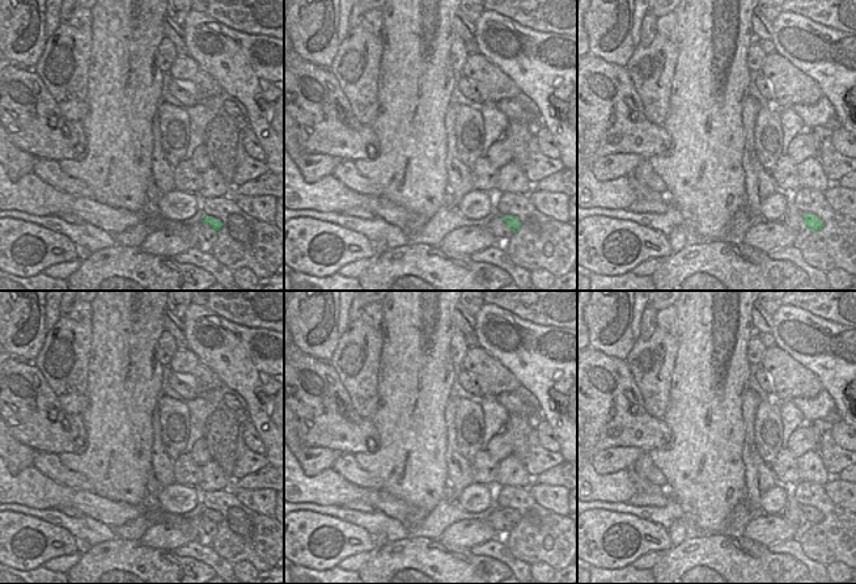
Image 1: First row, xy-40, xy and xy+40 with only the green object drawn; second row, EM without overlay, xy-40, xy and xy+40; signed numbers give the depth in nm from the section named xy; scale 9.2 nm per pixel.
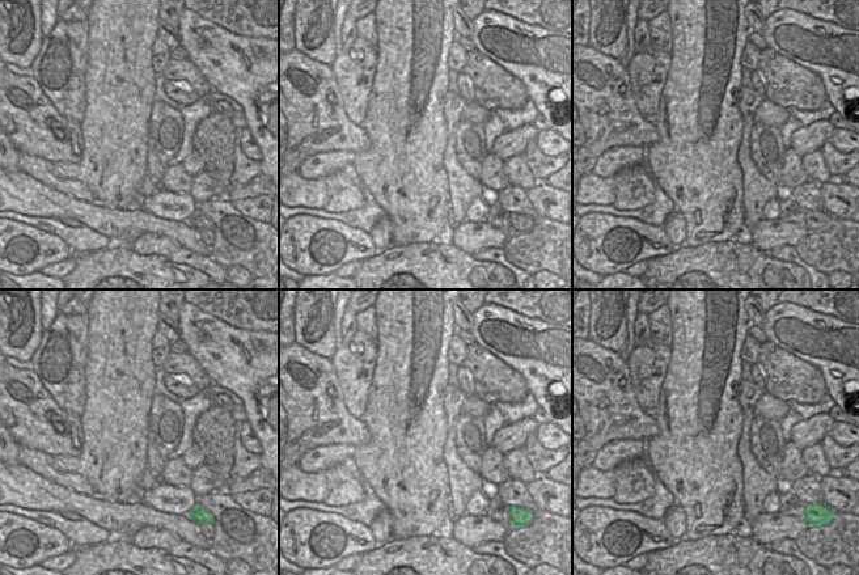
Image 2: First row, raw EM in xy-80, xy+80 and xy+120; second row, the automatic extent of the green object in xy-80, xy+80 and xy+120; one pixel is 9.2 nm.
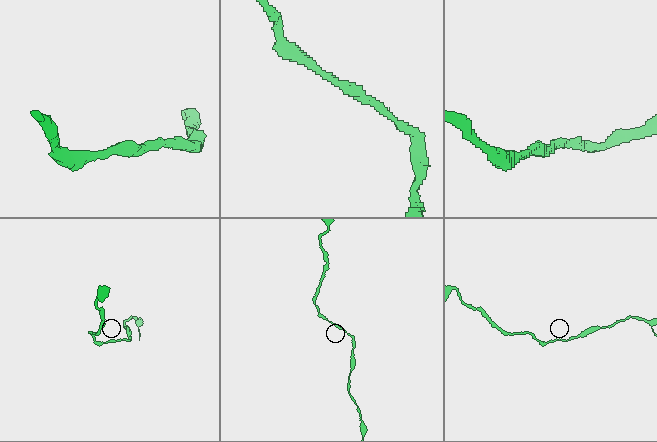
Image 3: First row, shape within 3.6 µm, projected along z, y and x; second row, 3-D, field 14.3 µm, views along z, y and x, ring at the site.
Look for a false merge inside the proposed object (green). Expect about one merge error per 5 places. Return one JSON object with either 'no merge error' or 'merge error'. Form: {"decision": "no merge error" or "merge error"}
{"decision": "no merge error"}

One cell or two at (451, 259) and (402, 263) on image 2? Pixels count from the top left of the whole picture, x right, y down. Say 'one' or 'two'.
one

